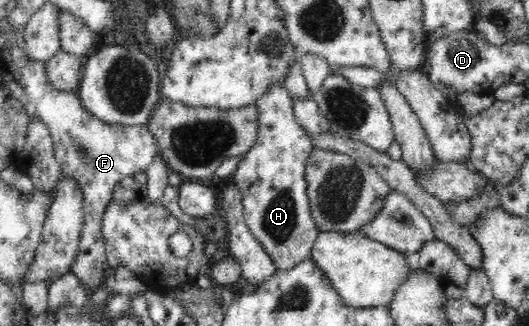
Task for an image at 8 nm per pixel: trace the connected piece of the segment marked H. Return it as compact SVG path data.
M279 81L271 83L265 94L256 100L255 105L258 108L259 136L255 145L241 156L239 166L231 175L230 180L242 192L241 202L247 228L261 243L277 267L277 271L291 270L303 260L311 259L312 246L319 234L311 214L305 178L306 162L314 146L311 143L311 136L296 121L292 96L283 83Z

